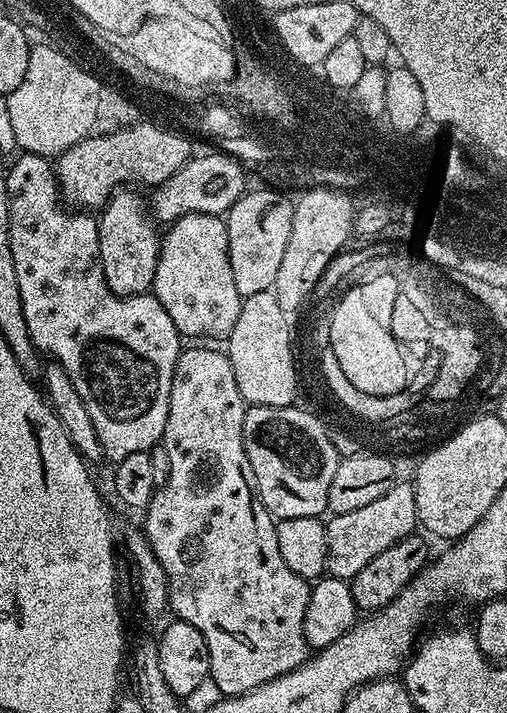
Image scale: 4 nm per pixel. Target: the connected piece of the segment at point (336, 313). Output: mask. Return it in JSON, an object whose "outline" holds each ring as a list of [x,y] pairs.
{"outline":[[[347,300],[331,309],[332,319],[327,321],[332,347],[330,356],[338,360],[338,366],[342,366],[346,378],[350,378],[350,382],[366,394],[386,396],[405,391],[409,387],[405,349],[392,336],[389,325],[383,319],[380,321],[366,305]]]}

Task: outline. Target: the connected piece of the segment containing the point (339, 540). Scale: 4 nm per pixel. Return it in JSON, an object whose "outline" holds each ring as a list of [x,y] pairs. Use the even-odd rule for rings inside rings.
{"outline":[[[393,483],[382,498],[374,498],[367,506],[358,510],[350,510],[350,514],[332,516],[326,524],[326,546],[328,547],[327,575],[336,576],[340,580],[351,581],[352,577],[367,566],[372,559],[378,558],[382,550],[390,550],[402,538],[413,535],[417,531],[416,503],[412,484]]]}

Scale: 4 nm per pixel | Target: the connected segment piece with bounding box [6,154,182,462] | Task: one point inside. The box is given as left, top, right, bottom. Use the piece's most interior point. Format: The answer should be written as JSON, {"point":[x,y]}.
{"point":[121,352]}

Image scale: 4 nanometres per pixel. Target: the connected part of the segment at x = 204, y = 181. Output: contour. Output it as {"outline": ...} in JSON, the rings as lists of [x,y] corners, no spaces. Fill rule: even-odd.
{"outline":[[[213,150],[205,156],[193,155],[166,182],[155,185],[151,189],[150,208],[155,219],[175,222],[182,216],[194,214],[210,214],[223,217],[238,202],[238,198],[246,191],[244,185],[245,165],[231,155],[220,150]]]}

